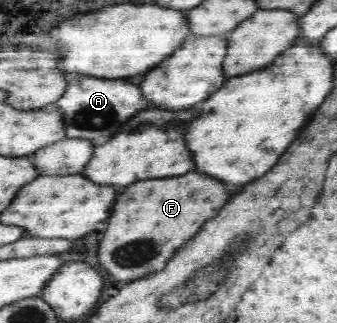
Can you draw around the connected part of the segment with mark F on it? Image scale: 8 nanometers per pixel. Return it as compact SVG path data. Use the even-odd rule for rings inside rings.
M188 173L176 179L152 179L148 183L136 183L136 187L128 187L122 195L118 195L114 203L114 211L108 219L108 227L104 235L99 237L97 256L100 265L118 281L140 279L140 275L148 275L148 271L156 271L156 267L164 267L168 259L192 237L200 227L216 215L216 211L224 205L228 193L222 183L212 183L212 179L204 179L204 175Z

